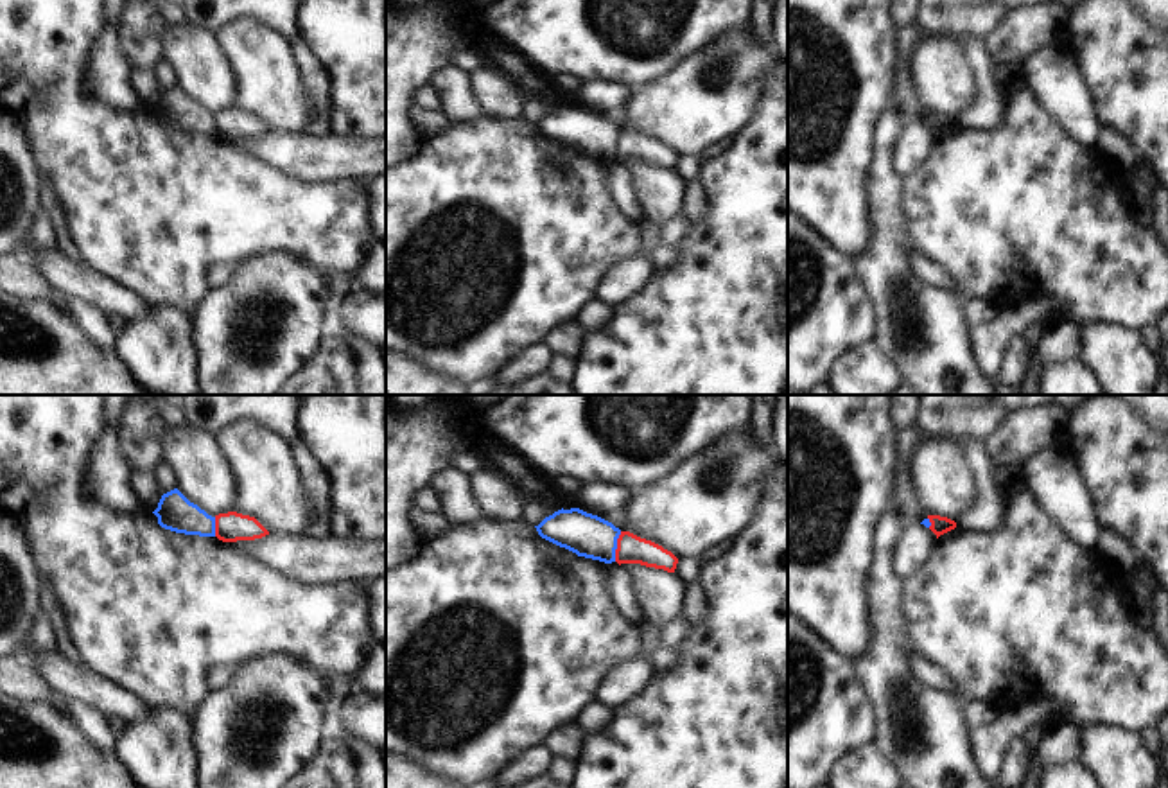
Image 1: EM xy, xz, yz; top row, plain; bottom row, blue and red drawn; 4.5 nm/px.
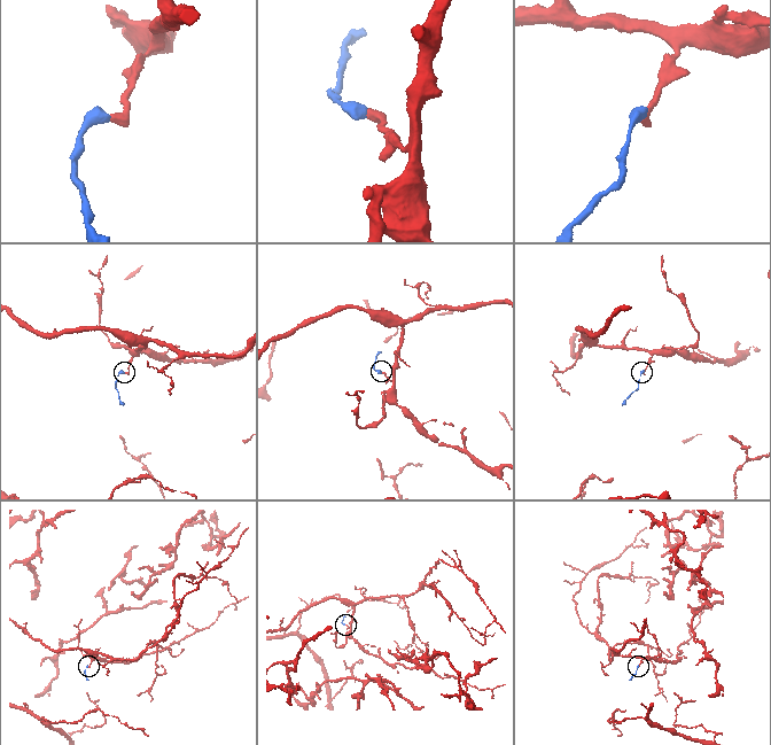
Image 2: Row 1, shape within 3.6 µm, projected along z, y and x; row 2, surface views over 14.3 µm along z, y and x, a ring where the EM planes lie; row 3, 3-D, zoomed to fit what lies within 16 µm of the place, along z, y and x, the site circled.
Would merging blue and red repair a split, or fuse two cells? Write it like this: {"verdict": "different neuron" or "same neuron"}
{"verdict": "different neuron"}

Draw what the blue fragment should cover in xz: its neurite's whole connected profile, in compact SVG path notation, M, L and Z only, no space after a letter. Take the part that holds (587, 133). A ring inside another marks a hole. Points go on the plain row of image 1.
M580 106L558 108L535 124L538 133L578 154L615 160L621 127L612 120Z

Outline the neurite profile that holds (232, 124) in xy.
M237 109L215 113L215 135L222 140L255 138L269 133L269 129L249 113Z

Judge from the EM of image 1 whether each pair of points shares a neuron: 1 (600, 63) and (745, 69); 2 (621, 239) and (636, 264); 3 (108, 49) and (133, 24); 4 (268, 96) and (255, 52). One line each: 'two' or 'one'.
1: two
2: two
3: two
4: one

